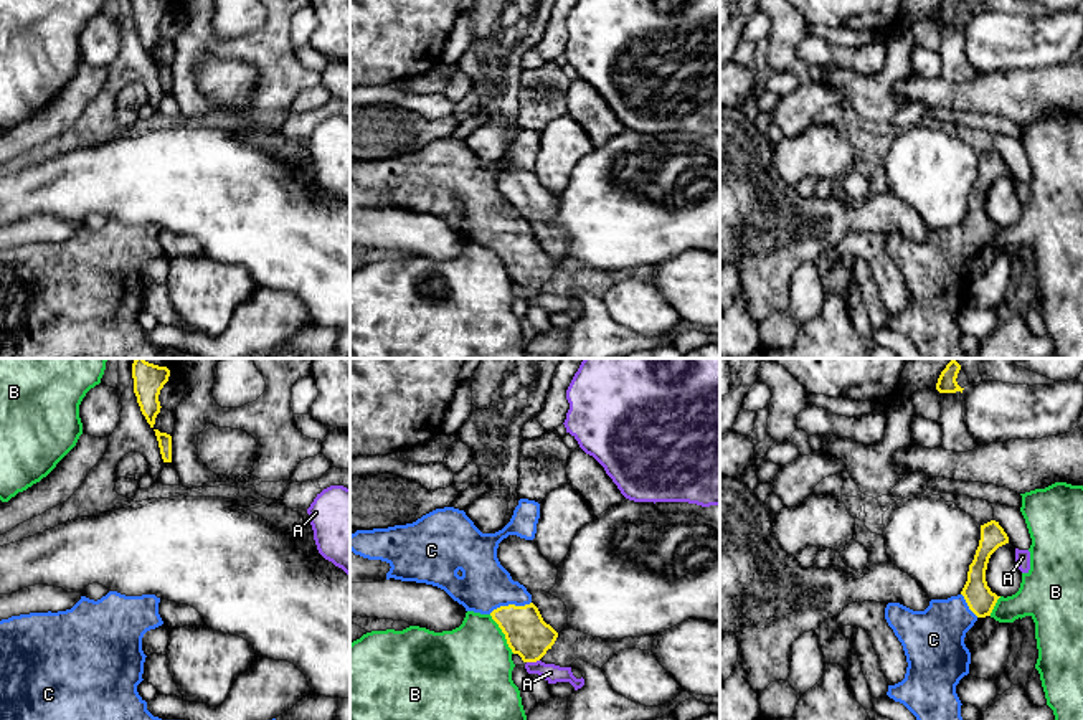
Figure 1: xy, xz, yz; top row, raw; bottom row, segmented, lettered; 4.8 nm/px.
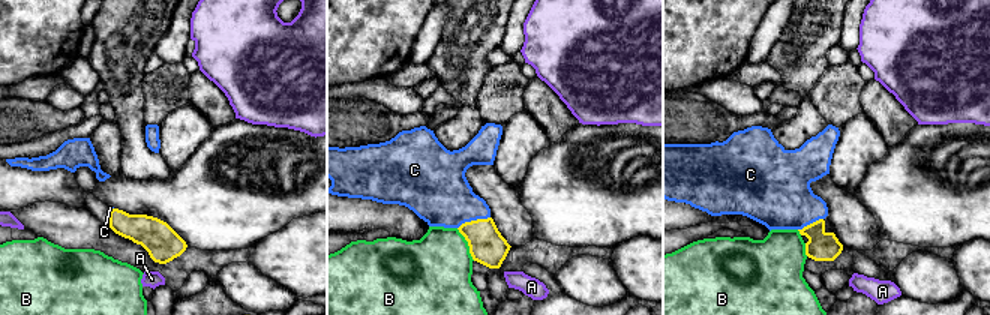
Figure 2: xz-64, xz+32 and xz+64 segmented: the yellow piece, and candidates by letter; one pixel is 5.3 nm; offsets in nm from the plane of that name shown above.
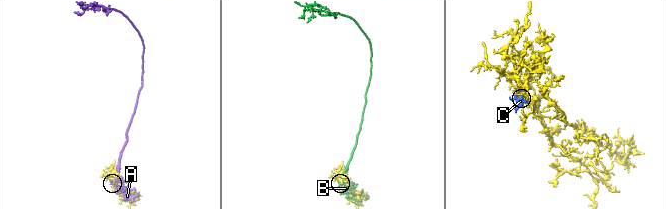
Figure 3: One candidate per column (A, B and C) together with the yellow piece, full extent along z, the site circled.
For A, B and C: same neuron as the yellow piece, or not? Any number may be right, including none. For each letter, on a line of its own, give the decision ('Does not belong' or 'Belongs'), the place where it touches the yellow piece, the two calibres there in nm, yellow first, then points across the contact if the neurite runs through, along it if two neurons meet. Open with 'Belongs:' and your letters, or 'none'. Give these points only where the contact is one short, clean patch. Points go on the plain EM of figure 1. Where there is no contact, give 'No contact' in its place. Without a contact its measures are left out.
Belongs: C
A: Does not belong. Touches yellow at xz (532, 291). Thickness 220 nm (yellow) against 90 nm
B: Does not belong. Touches yellow at xz (504, 263). Thickness 220 nm (yellow) against 420 nm
C: Belongs. Touches yellow at xz (509, 235). Thickness 220 nm (yellow) against 240 nm. Path across: xz (527, 265), (509, 235), (486, 215)

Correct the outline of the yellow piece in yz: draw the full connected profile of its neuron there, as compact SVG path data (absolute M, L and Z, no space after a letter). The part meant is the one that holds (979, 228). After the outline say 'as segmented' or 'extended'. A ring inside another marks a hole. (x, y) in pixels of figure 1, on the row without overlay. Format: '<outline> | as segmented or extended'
M999 152L981 155L979 177L958 226L931 230L925 241L900 233L885 238L908 292L905 309L888 315L887 325L903 334L921 358L969 358L956 324L971 294L964 268L979 248L991 246L1000 228L987 216L986 200L991 185L1005 173L1009 167Z | extended

